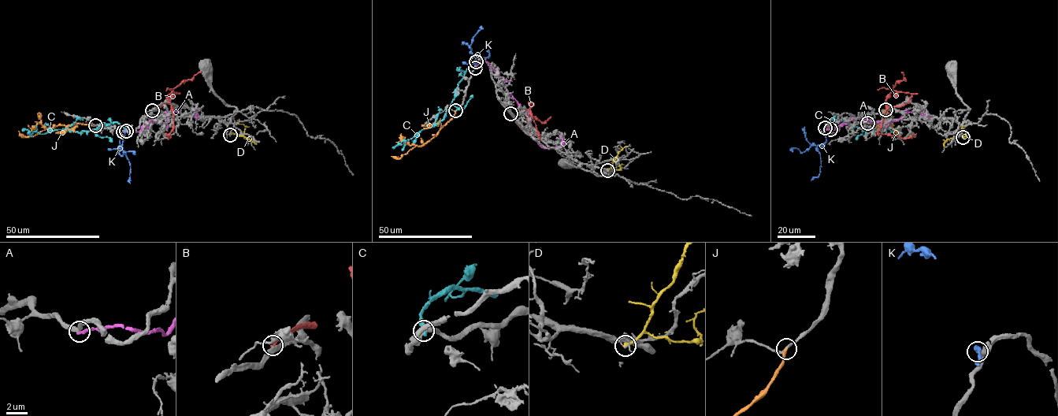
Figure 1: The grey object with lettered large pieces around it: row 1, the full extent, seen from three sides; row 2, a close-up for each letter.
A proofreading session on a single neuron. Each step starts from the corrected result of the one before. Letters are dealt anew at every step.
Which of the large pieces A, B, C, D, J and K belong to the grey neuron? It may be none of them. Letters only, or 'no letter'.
J

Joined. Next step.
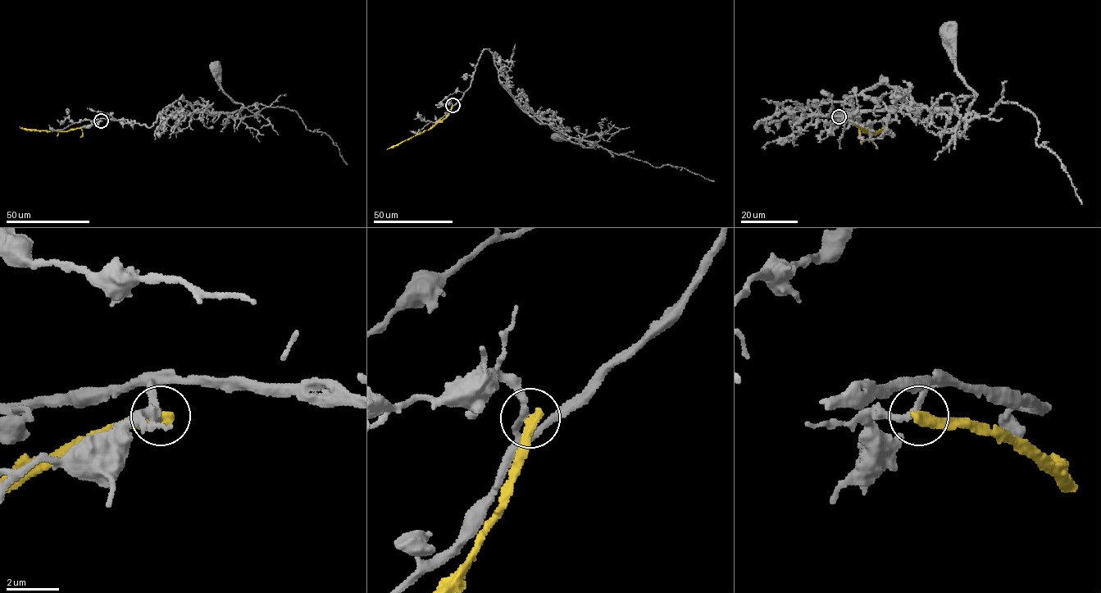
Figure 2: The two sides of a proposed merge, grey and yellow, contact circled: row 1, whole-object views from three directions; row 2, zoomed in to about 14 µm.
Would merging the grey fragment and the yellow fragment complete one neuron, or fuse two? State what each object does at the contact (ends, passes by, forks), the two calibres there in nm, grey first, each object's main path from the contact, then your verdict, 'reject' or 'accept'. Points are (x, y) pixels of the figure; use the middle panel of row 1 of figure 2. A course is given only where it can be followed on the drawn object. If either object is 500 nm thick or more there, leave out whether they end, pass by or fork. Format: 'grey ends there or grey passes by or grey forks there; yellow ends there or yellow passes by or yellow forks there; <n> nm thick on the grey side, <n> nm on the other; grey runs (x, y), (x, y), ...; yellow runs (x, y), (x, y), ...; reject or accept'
grey passes by; yellow ends there; 240 nm thick on the grey side, 420 nm on the other; grey runs (452, 105), (470, 86), (479, 57), (489, 48), (499, 81), (523, 108), (593, 146), (583, 148), (556, 135); yellow runs (452, 105), (444, 118), (429, 130), (387, 149); reject

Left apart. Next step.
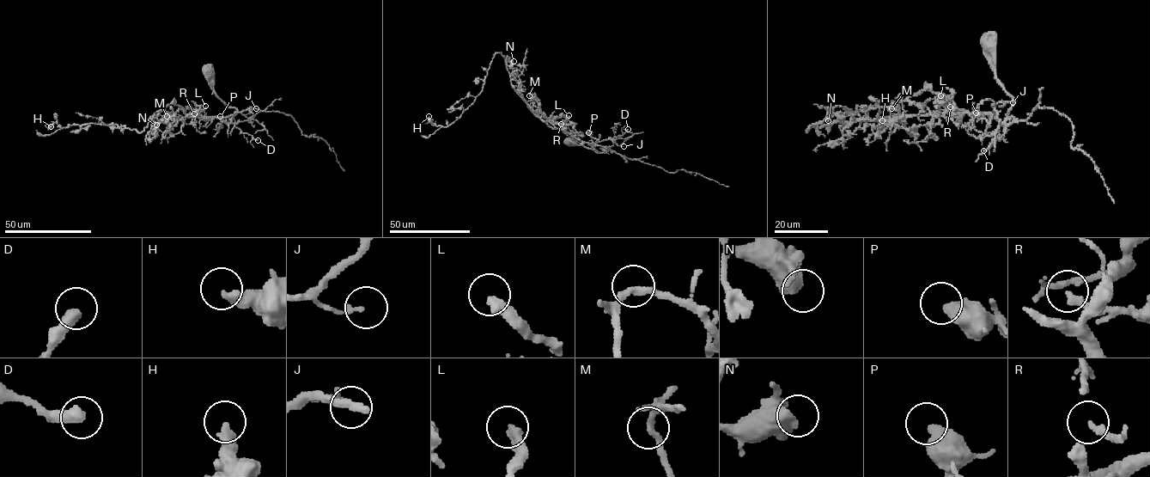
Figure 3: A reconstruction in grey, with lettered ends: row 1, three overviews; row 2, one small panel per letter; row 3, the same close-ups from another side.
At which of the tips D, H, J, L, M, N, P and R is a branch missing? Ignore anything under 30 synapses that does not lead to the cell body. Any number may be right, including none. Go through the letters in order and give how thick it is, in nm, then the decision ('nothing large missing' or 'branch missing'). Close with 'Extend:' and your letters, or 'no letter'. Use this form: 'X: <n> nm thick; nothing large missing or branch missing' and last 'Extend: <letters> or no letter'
D: 400 nm thick; nothing large missing
H: 400 nm thick; nothing large missing
J: 150 nm thick; nothing large missing
L: 360 nm thick; branch missing
M: 180 nm thick; nothing large missing
N: 600 nm thick; nothing large missing
P: 550 nm thick; nothing large missing
R: 260 nm thick; nothing large missing
Extend: L

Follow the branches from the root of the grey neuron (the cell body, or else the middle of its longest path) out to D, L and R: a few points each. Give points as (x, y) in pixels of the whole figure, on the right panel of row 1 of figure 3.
D: (984, 42), (984, 49), (992, 58), (995, 76), (1015, 100), (1007, 118), (1006, 131), (983, 150)
L: (984, 42), (995, 76), (1014, 99), (1007, 118), (1001, 122), (990, 114), (951, 112), (940, 95)
R: (984, 42), (995, 76), (1014, 99), (1007, 118), (1001, 122), (990, 114), (950, 107)

